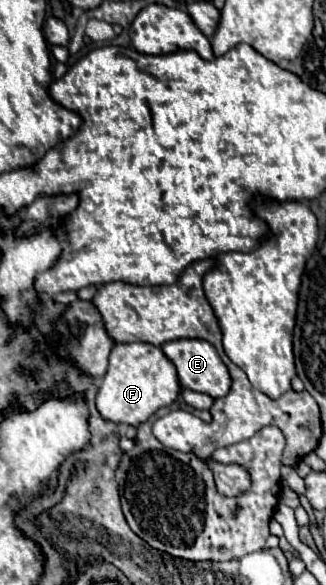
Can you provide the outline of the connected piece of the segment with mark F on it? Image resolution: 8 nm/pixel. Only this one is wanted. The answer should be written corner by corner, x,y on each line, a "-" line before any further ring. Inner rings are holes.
133,342
133,344
115,344
109,356
107,374
101,380
95,406
103,420
115,424
139,426
149,416
153,416
159,408
169,406
179,396
179,380
173,364
163,356
161,348

